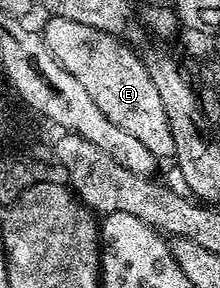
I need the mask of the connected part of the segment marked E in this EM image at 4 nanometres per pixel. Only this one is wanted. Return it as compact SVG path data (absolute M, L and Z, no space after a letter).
M49 16L46 21L43 35L51 54L55 54L59 63L79 78L79 83L87 94L91 94L95 106L99 106L99 110L103 110L115 126L123 126L127 134L139 138L151 154L158 158L172 157L175 138L171 138L171 126L163 110L163 101L155 90L155 82L151 82L151 74L147 74L144 59L121 44L125 42L118 37L83 26L83 22L71 22L58 16Z

